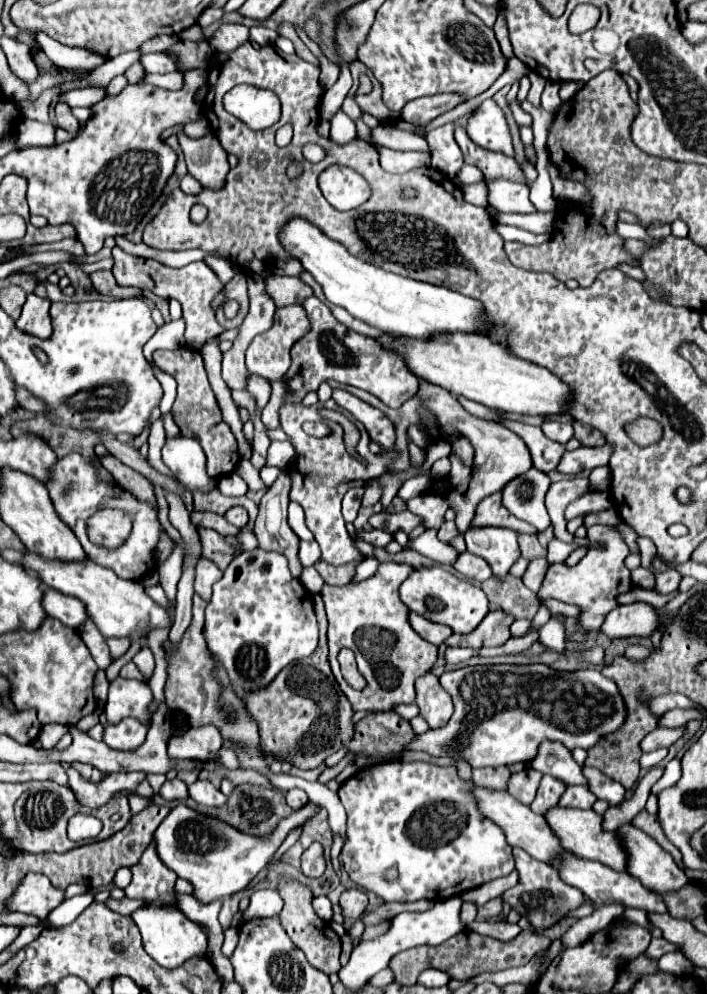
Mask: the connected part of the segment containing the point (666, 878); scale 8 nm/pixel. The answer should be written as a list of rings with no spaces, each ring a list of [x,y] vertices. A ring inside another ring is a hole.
[[[632,824],[618,828],[628,850],[628,874],[638,878],[648,890],[658,894],[678,892],[688,884],[686,874],[676,868],[672,856],[664,852],[646,832]]]

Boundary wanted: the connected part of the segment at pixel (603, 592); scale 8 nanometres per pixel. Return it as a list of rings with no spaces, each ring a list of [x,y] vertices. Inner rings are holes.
[[[592,526],[588,528],[588,538],[592,546],[576,566],[568,566],[564,562],[550,564],[546,578],[542,582],[542,588],[538,590],[537,598],[541,600],[554,598],[566,604],[578,606],[580,608],[580,616],[578,616],[580,630],[594,632],[602,626],[606,614],[618,606],[616,602],[618,596],[634,588],[640,588],[640,586],[632,582],[630,570],[624,566],[624,558],[630,554],[630,550],[618,532],[614,532],[610,526]]]

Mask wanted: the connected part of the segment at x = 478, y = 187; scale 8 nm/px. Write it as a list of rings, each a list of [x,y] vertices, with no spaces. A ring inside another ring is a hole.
[[[478,182],[478,184],[470,184],[470,186],[464,186],[464,198],[470,202],[470,204],[476,204],[476,206],[482,206],[486,208],[488,206],[488,186],[484,182]]]

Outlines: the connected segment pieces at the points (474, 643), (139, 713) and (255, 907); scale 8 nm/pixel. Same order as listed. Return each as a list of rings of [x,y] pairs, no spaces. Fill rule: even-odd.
[[[504,610],[488,612],[476,630],[468,634],[452,634],[446,644],[448,646],[470,646],[470,648],[500,646],[510,638],[510,632],[508,632],[510,624],[512,624],[512,616],[508,616]]]
[[[116,678],[110,682],[108,702],[104,710],[108,724],[122,722],[124,718],[136,718],[146,726],[150,722],[152,698],[152,690],[146,682]]]
[[[256,888],[250,894],[250,904],[244,910],[238,926],[244,924],[246,920],[252,920],[252,918],[276,916],[276,914],[280,914],[280,910],[282,910],[282,898],[280,898],[280,894],[276,890],[272,890],[272,888]]]

